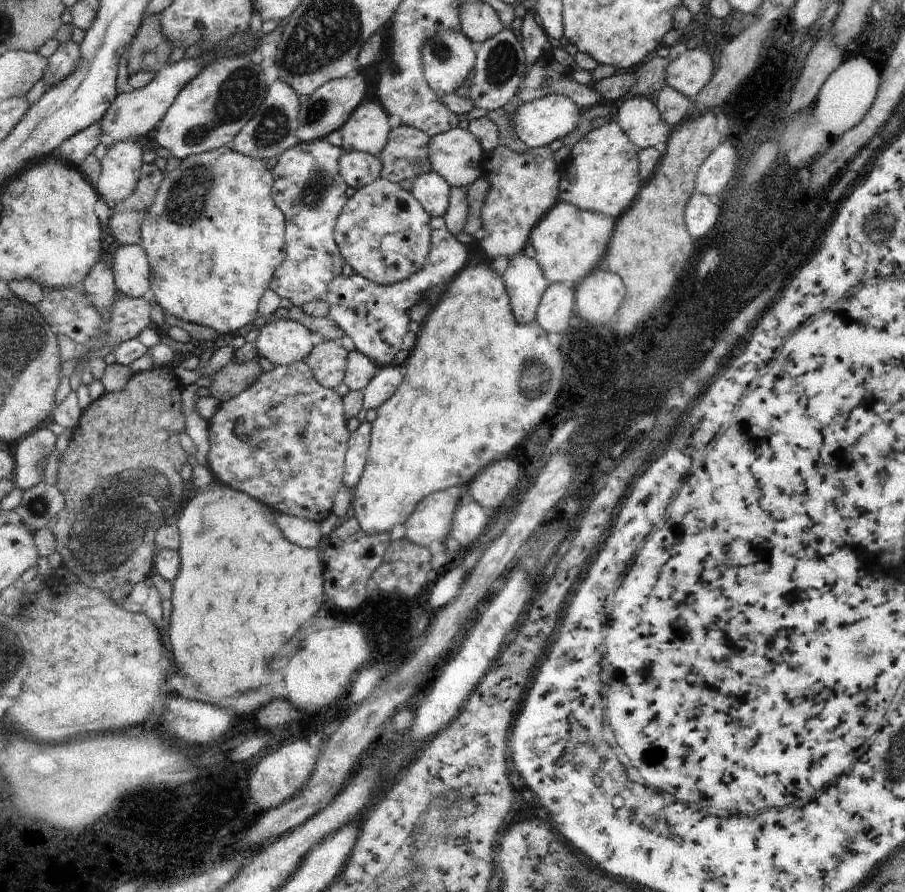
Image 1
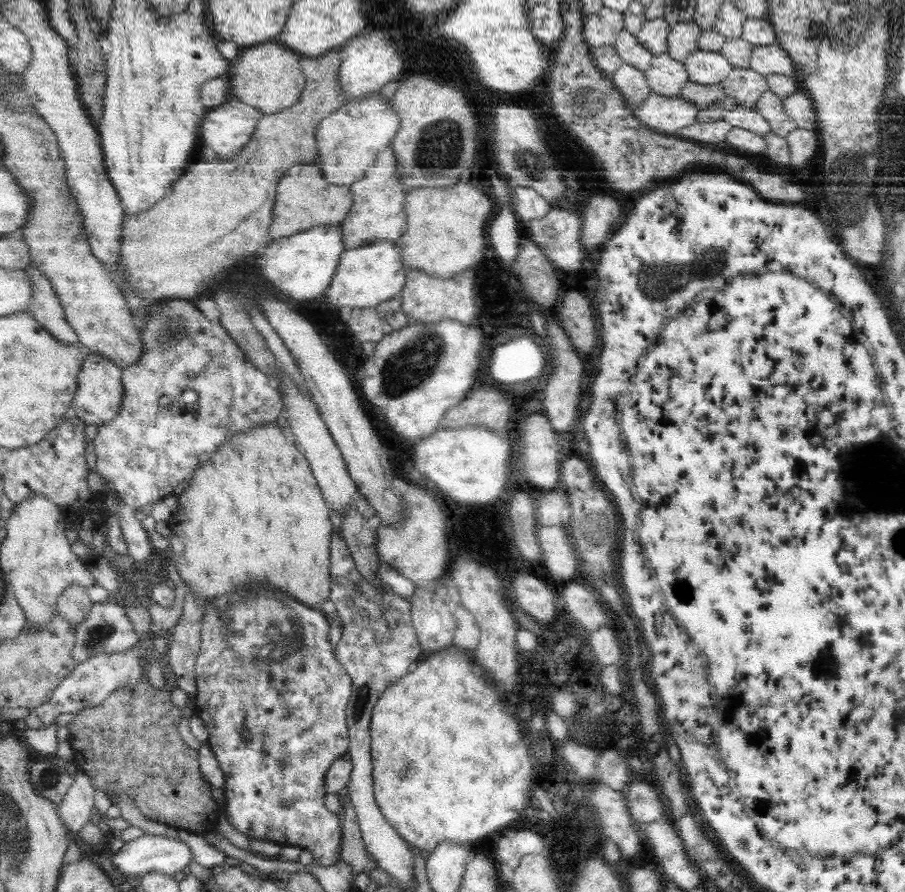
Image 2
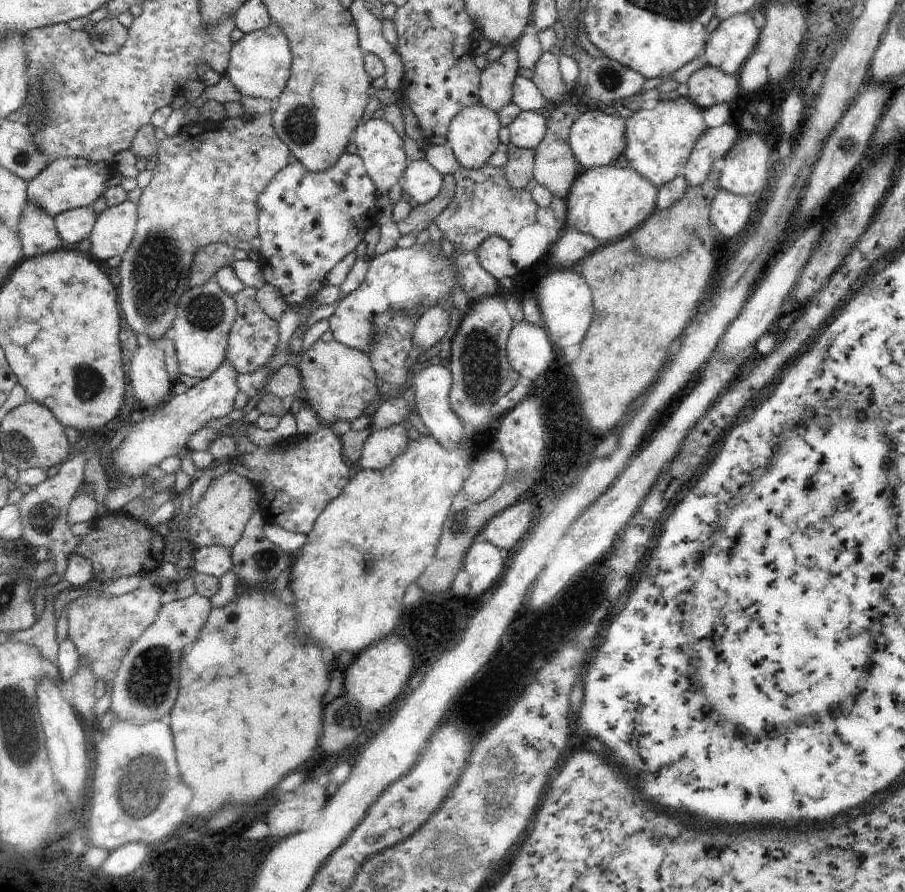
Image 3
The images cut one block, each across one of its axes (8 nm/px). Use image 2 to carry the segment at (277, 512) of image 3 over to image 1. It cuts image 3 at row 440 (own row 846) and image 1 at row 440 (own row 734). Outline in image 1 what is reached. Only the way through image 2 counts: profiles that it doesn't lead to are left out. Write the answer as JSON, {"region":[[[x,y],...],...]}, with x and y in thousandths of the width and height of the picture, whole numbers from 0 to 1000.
{"region":[[[335,404],[325,406],[323,409],[305,409],[301,416],[291,418],[286,426],[276,433],[273,437],[266,438],[259,447],[244,453],[240,464],[231,474],[233,504],[230,511],[231,525],[234,527],[238,536],[246,544],[269,550],[281,559],[287,561],[295,567],[309,575],[346,584],[352,587],[364,576],[368,574],[370,555],[381,543],[380,534],[382,526],[382,509],[386,502],[386,496],[389,485],[383,480],[383,469],[380,455],[380,444],[375,442],[375,437],[367,437],[358,434],[351,425],[348,424],[347,415]]]}

